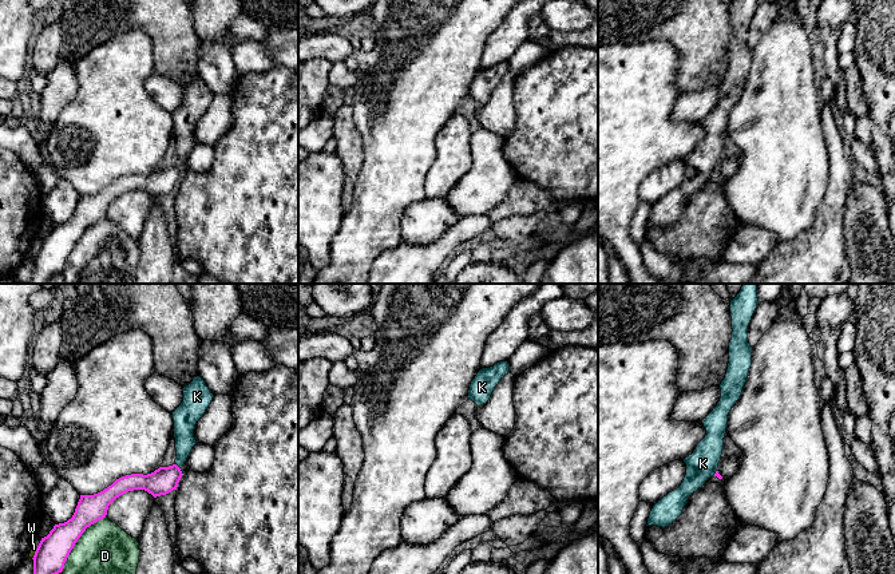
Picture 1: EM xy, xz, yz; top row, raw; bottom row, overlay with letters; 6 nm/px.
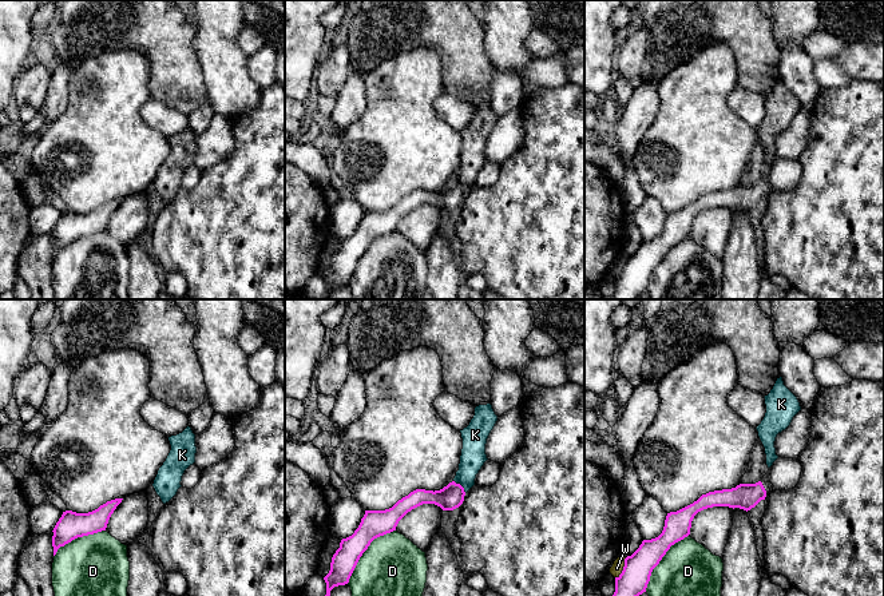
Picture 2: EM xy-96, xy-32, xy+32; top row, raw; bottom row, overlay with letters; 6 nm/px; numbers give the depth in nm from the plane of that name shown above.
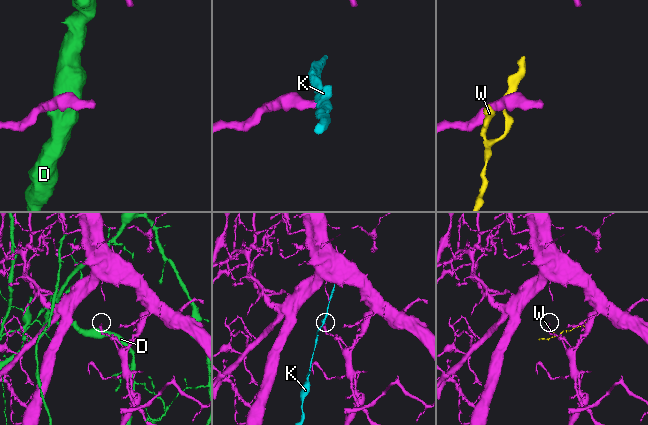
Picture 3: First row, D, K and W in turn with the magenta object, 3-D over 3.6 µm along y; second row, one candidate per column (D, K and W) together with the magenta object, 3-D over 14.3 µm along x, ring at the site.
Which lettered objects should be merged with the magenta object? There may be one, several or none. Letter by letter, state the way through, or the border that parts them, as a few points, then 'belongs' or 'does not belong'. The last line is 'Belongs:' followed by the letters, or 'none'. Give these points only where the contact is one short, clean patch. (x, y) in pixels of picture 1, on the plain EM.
D: does not belong
K: border along xy (175, 163), (179, 169); does not belong
W: border along xy (36, 249), (32, 258); does not belong
Belongs: none

